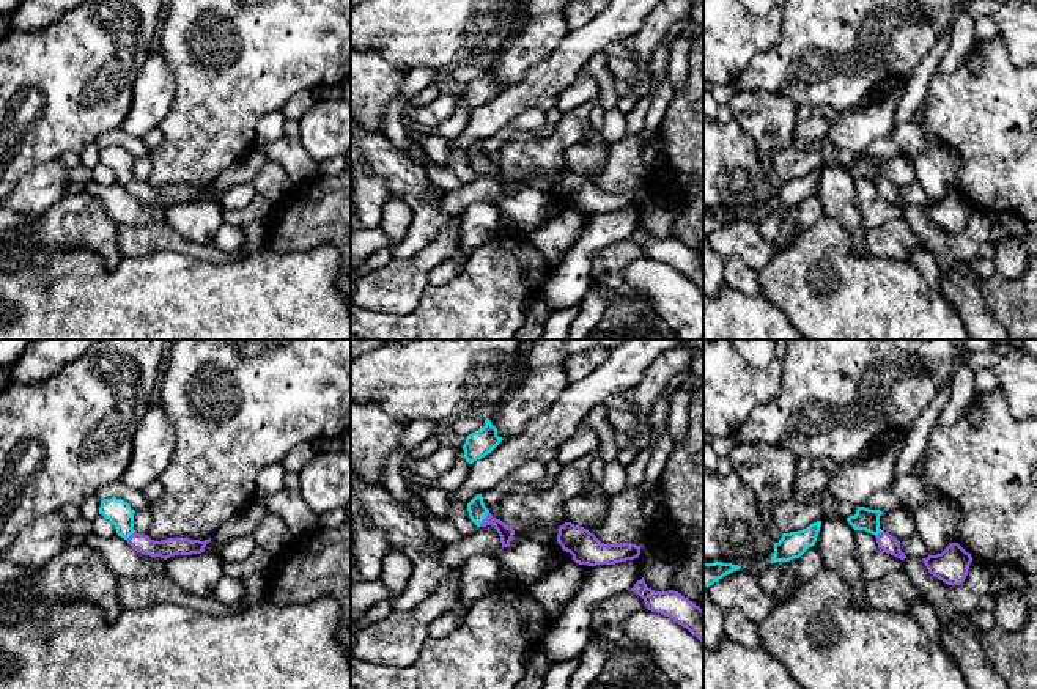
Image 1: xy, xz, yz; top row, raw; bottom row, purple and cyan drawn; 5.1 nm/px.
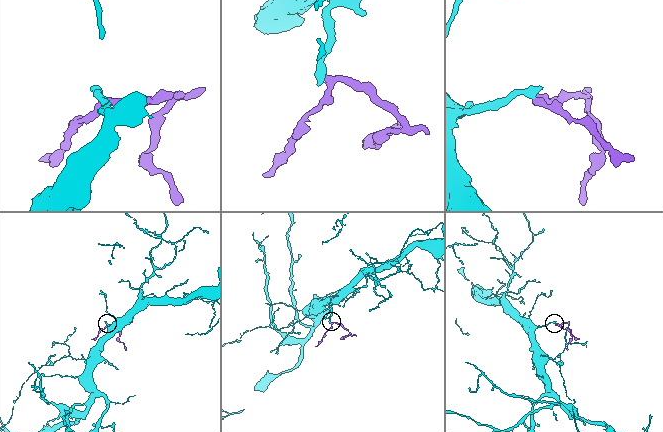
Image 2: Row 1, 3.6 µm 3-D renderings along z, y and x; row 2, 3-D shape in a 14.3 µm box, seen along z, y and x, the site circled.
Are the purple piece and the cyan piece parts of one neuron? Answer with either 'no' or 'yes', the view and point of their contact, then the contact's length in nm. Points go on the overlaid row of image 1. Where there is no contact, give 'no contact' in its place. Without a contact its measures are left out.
yes | xz (483, 519) | 90 nm

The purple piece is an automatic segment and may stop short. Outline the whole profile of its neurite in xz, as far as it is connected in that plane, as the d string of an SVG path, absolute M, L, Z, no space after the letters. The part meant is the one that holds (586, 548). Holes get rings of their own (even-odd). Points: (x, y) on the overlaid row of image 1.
M571 522L559 527L557 541L563 551L573 555L576 563L587 566L615 565L640 555L640 546L631 543L604 544L587 529Z

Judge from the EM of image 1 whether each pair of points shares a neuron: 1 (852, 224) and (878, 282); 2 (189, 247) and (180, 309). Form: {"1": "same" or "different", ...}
{"1": "different", "2": "different"}

